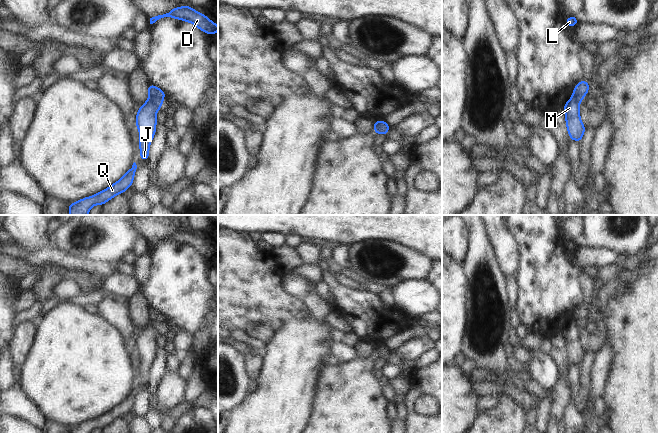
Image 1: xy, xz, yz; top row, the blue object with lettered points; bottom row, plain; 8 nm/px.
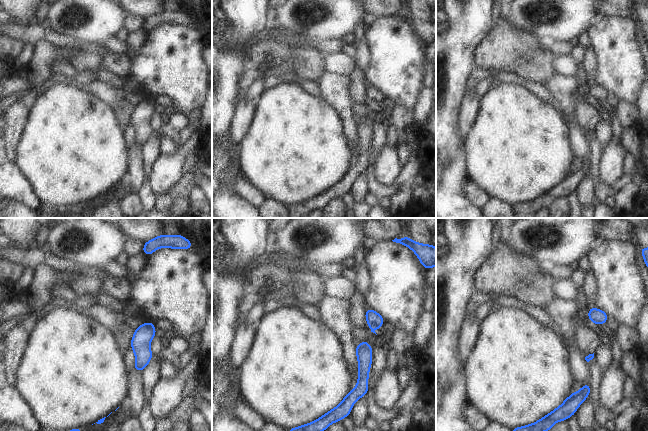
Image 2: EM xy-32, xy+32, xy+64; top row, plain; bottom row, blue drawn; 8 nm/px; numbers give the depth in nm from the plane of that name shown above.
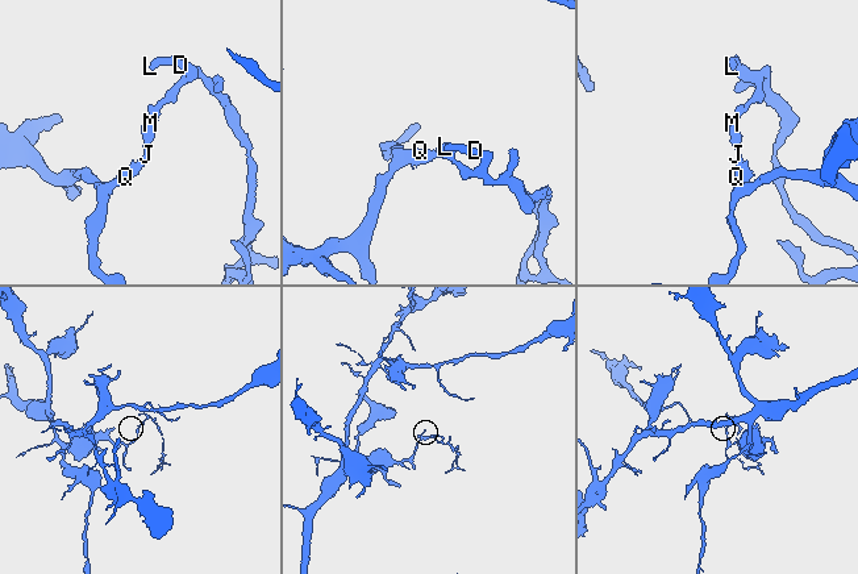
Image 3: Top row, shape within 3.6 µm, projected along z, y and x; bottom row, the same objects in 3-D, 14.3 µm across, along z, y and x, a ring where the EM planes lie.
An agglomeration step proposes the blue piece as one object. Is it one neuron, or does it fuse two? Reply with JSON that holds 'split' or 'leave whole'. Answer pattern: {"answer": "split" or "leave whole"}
{"answer": "split"}

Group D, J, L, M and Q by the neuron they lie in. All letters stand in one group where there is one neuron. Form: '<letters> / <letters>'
D L / J M Q

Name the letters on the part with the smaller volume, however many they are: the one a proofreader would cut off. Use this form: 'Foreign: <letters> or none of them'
Foreign: D, L

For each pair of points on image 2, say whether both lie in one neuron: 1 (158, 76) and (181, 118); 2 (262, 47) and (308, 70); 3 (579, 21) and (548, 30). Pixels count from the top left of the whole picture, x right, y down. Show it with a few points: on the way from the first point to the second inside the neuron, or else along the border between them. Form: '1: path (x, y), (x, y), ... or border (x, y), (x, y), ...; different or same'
1: border (180, 111), (186, 114); different
2: path (273, 48), (278, 51), (289, 51), (297, 59); same
3: path (571, 21), (562, 21), (556, 24); same

